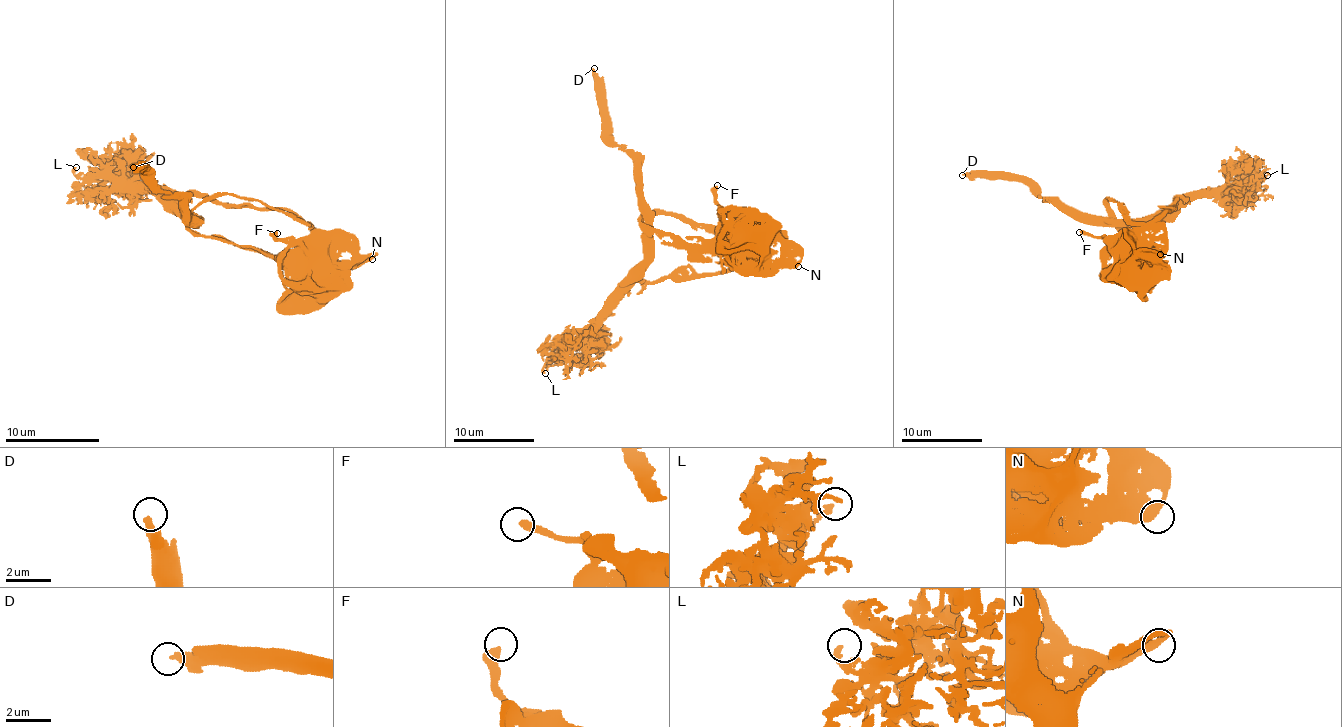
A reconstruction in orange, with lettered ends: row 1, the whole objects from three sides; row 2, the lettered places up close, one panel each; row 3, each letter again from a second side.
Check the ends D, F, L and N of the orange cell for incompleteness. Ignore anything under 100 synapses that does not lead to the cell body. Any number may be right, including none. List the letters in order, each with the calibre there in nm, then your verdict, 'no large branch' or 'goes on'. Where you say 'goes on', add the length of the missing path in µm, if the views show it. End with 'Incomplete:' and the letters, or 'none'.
D: 300 nm thick; no large branch
F: 400 nm thick; no large branch
L: 220 nm thick; no large branch
N: 280 nm thick; no large branch
Incomplete: none

